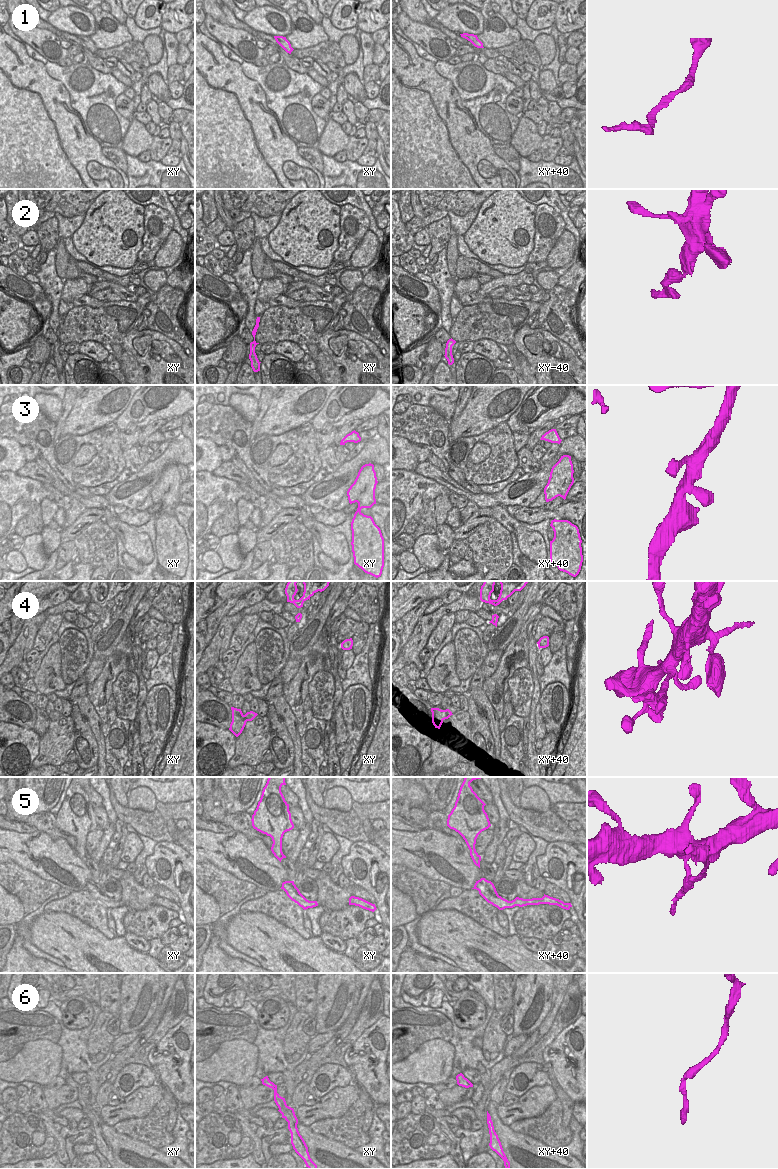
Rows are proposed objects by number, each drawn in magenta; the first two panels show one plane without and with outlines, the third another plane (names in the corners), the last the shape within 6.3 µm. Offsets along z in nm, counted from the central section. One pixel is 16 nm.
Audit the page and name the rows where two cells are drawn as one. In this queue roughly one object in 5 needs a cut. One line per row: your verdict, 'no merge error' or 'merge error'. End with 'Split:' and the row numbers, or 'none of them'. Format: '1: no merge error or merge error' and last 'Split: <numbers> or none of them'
1: no merge error
2: no merge error
3: no merge error
4: no merge error
5: merge error
6: no merge error
Split: 5

